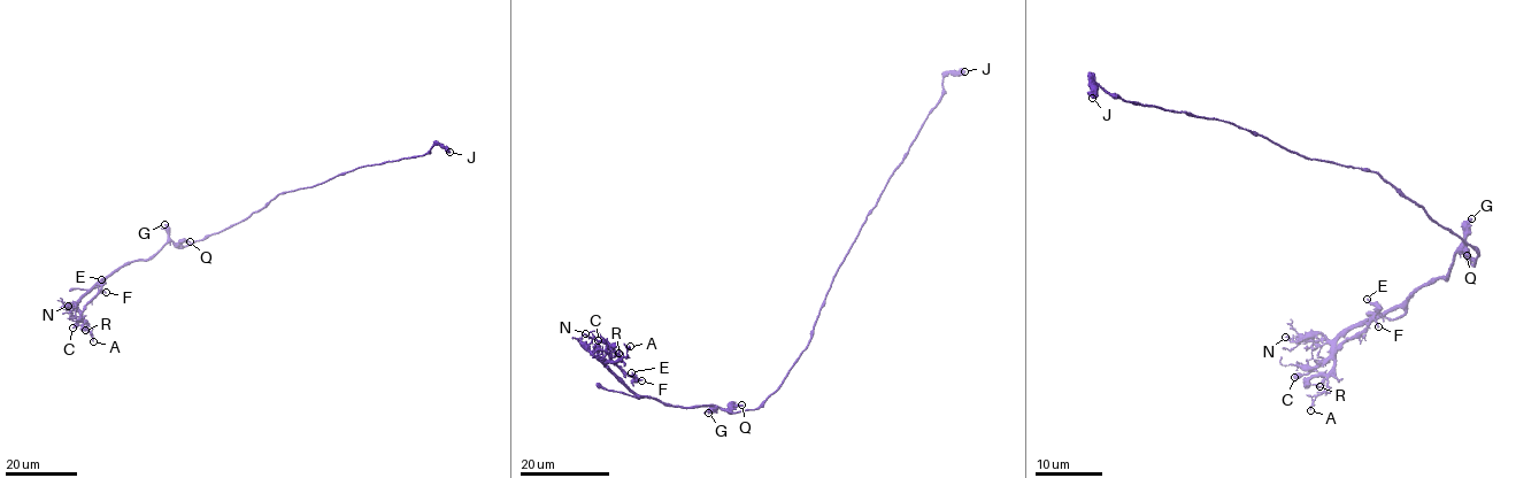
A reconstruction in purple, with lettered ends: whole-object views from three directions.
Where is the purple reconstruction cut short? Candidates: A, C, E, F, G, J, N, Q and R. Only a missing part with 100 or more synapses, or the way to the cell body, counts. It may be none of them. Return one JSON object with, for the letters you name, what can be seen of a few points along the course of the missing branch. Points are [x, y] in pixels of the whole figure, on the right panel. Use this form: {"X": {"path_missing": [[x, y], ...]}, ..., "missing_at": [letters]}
{"missing_at": []}

